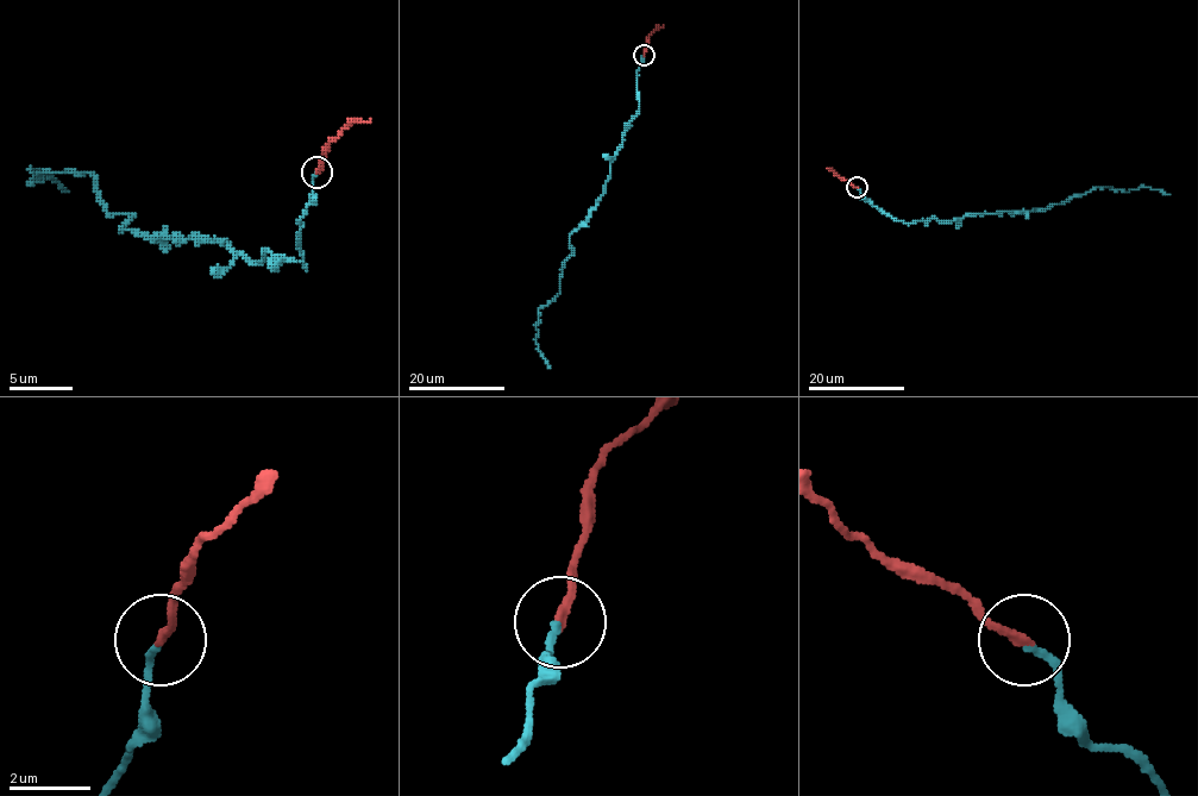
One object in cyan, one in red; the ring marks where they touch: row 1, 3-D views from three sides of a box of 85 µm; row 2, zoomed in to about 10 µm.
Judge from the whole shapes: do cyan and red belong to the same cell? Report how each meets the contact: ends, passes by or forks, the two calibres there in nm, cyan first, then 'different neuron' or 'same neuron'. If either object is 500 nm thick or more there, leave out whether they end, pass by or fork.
cyan ends | red ends | 170/220 nm | same neuron

